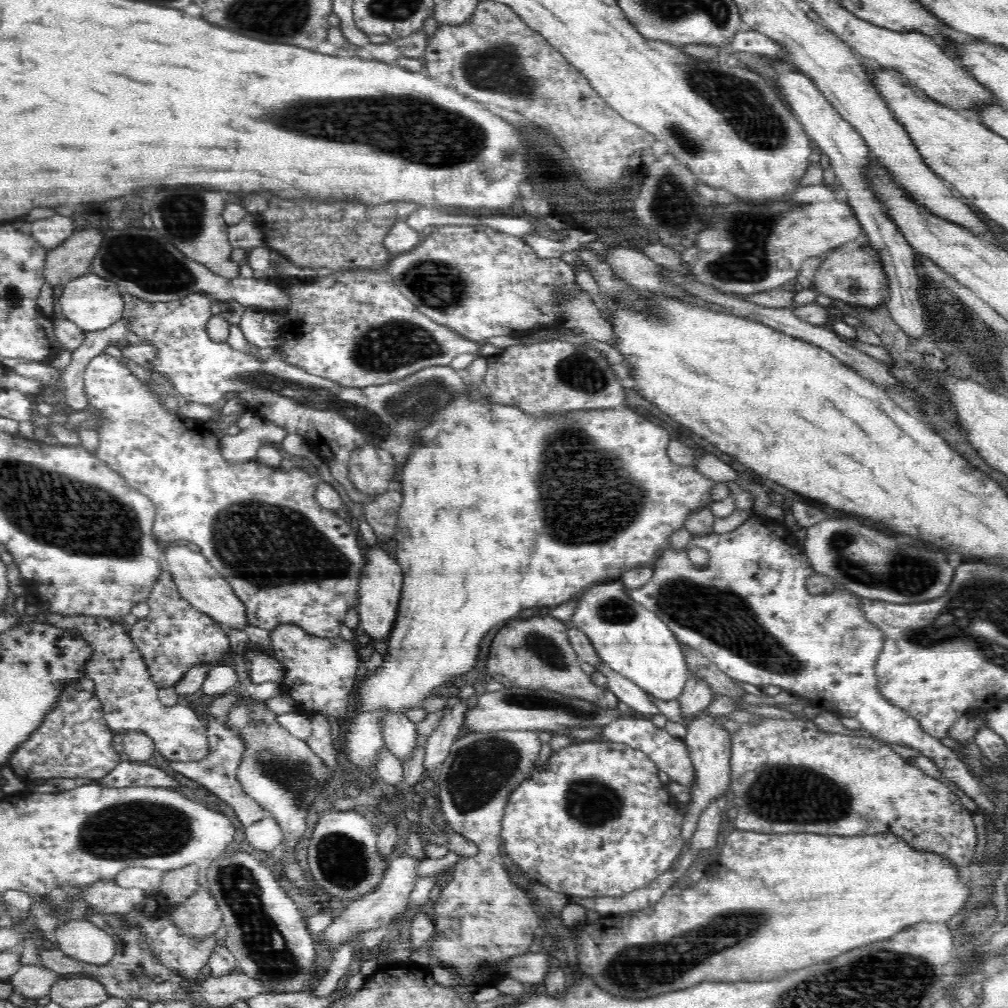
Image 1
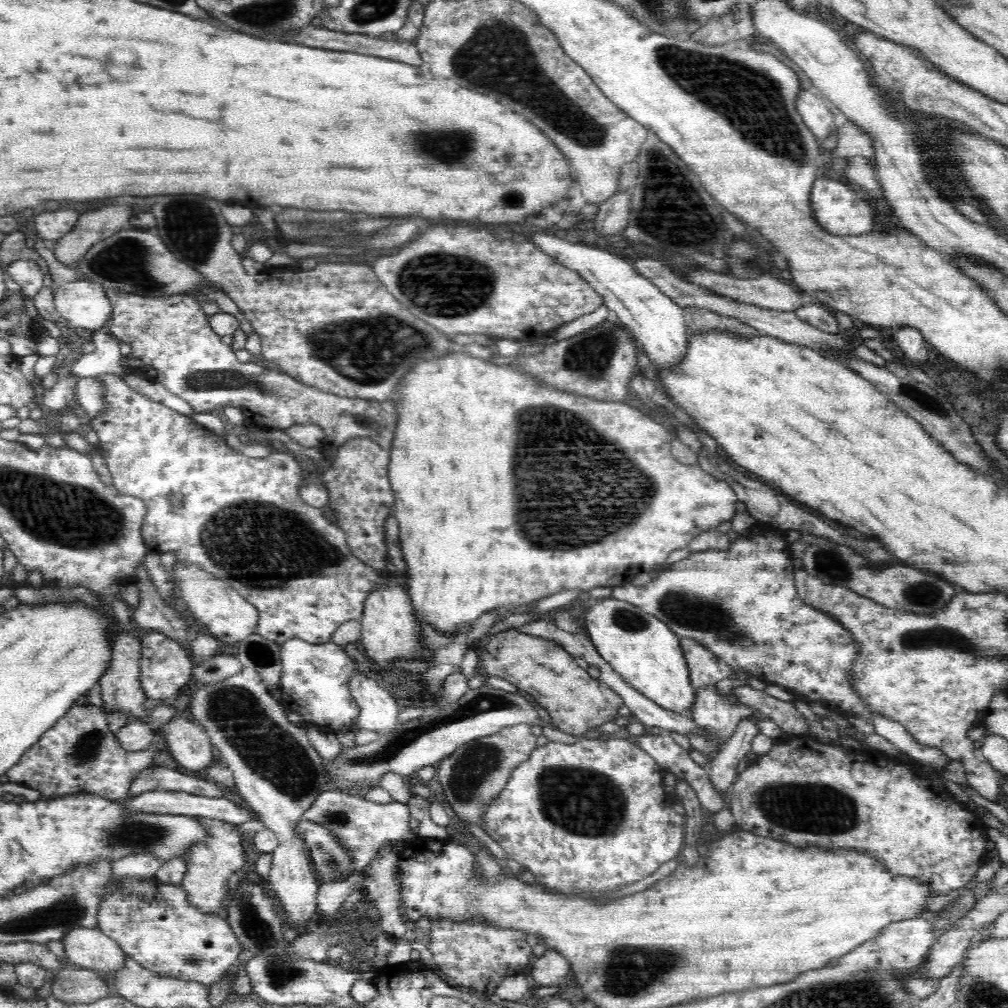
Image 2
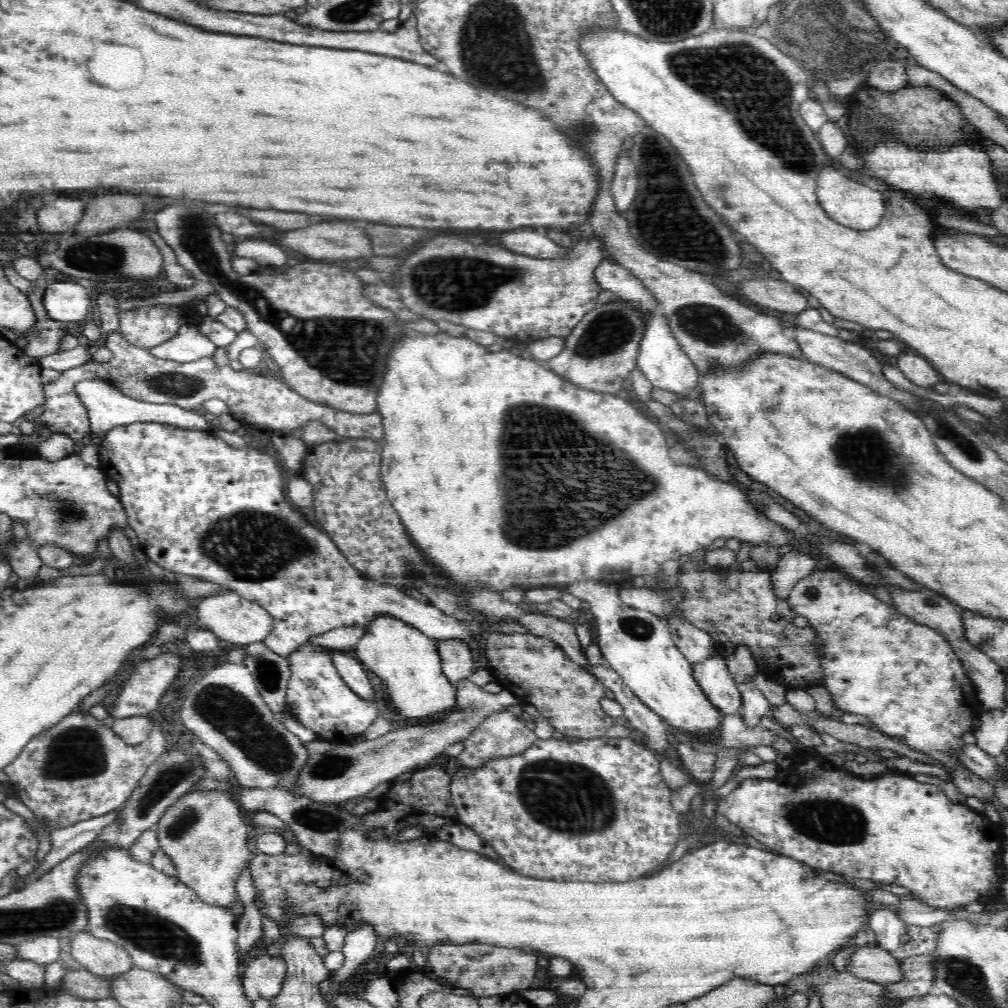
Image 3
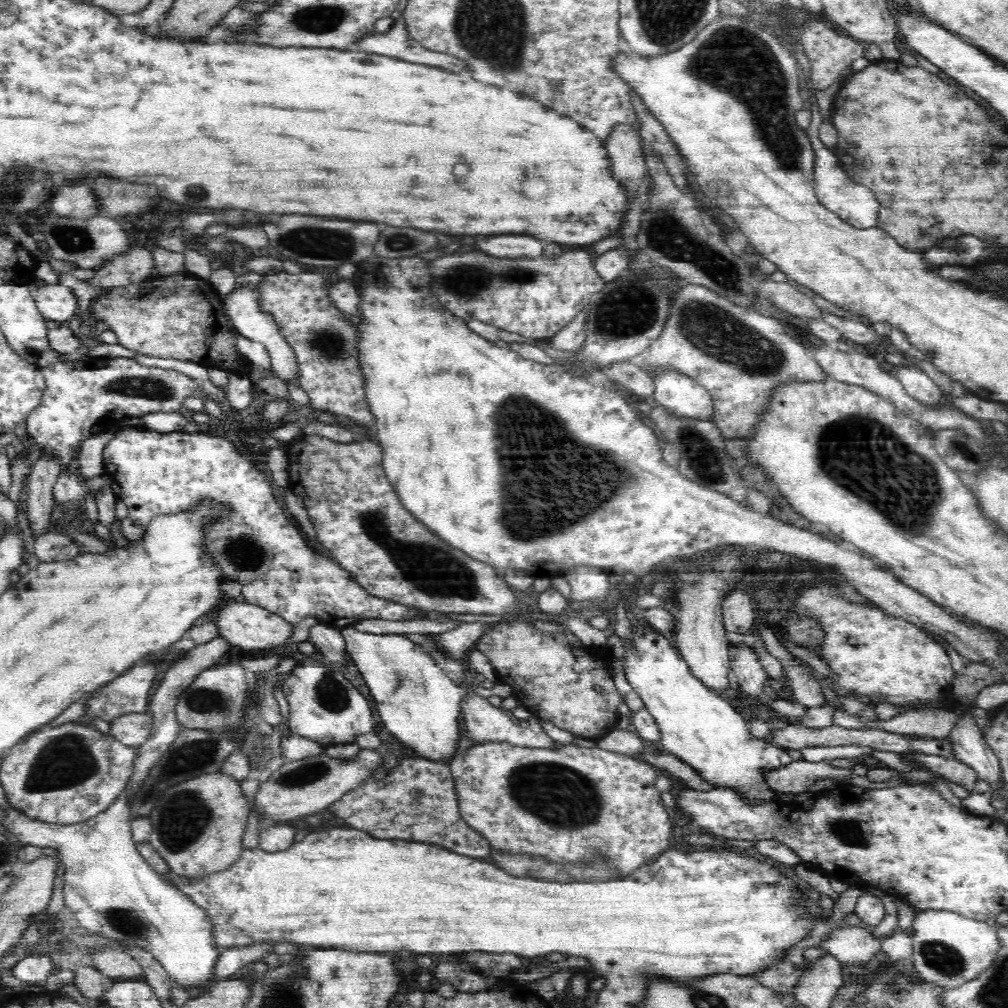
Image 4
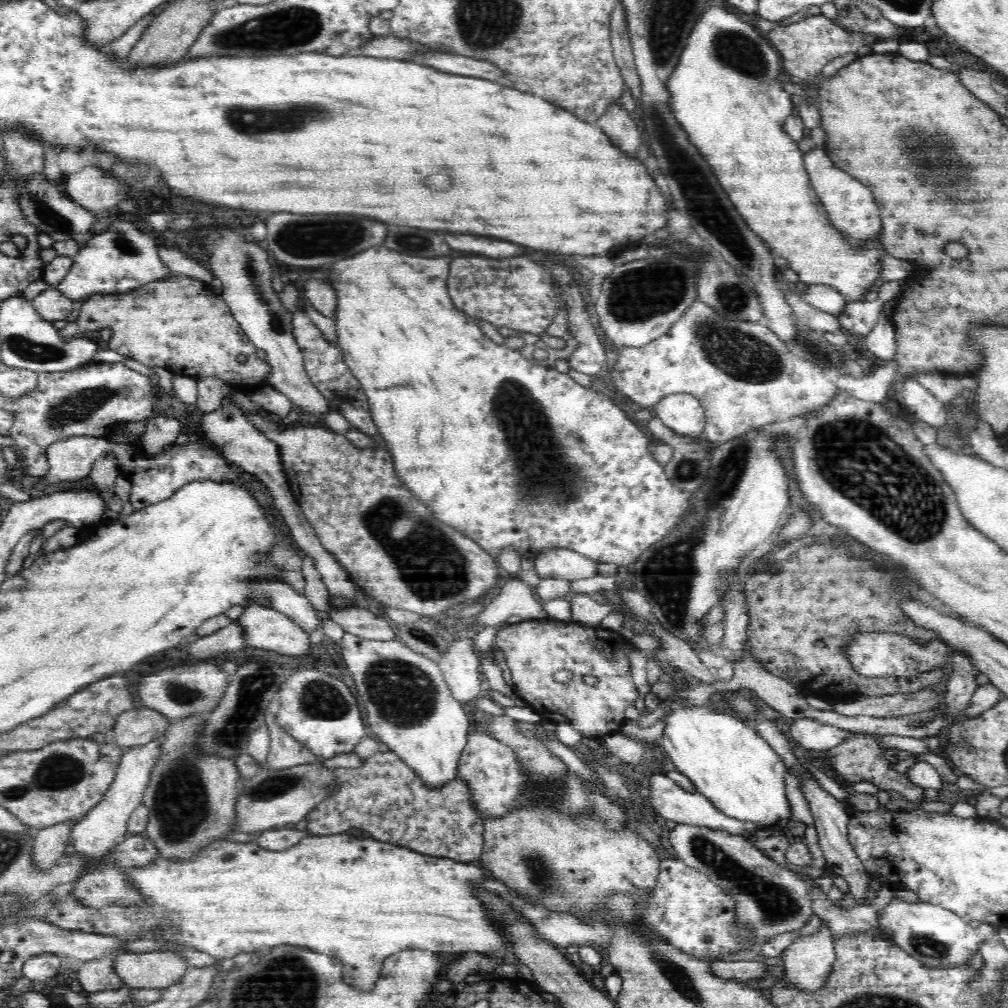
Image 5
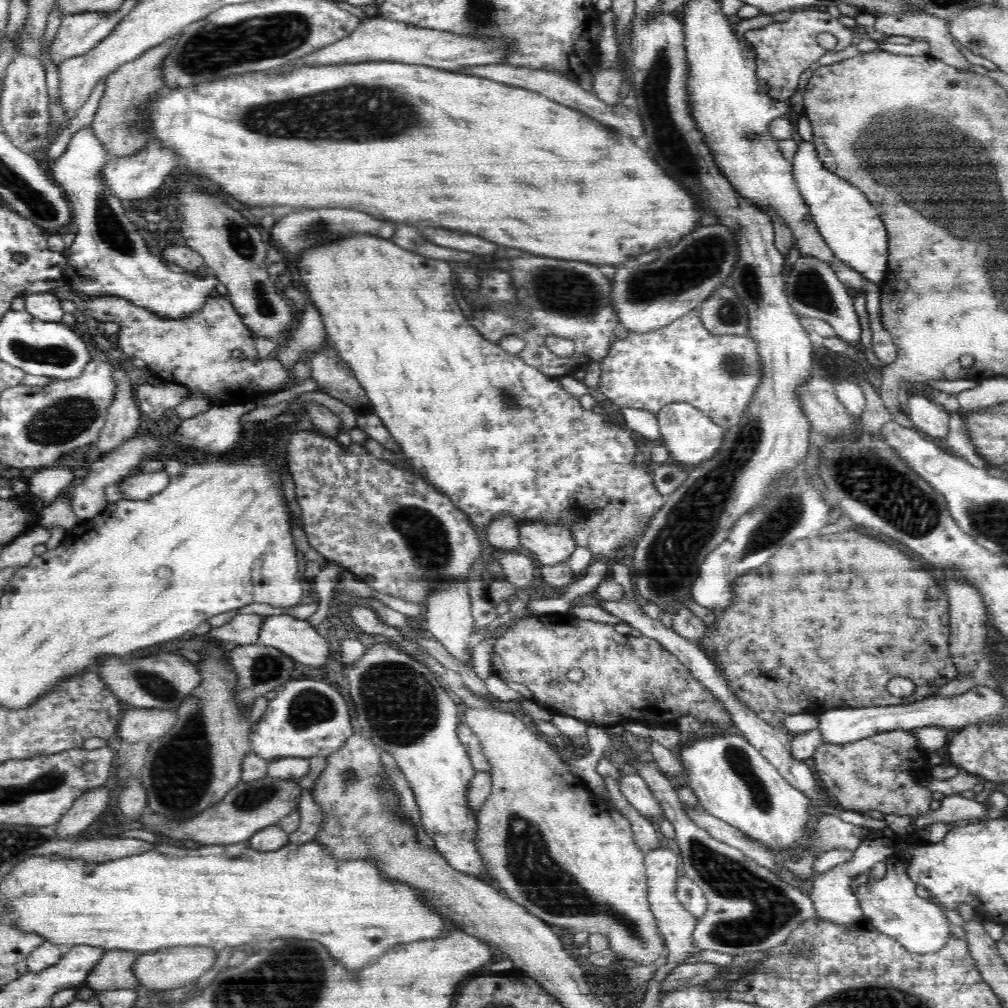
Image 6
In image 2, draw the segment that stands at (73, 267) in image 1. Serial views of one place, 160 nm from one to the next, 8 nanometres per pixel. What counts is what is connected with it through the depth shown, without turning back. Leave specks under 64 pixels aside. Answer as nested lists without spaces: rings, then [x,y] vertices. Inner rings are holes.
[[[115,204],[84,214],[66,236],[51,244],[56,260],[73,268],[92,246],[128,226],[132,214],[130,206]]]

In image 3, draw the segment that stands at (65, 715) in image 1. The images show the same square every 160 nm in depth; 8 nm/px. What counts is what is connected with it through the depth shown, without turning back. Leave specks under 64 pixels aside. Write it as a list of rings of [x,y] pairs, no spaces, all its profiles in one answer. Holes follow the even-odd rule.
[[[76,710],[30,739],[3,771],[8,775],[6,784],[13,790],[13,796],[26,804],[38,820],[46,821],[53,828],[64,828],[120,809],[136,790],[148,767],[167,750],[166,745],[162,728],[156,721],[144,742],[130,745],[111,729],[109,721],[100,721],[90,713]]]

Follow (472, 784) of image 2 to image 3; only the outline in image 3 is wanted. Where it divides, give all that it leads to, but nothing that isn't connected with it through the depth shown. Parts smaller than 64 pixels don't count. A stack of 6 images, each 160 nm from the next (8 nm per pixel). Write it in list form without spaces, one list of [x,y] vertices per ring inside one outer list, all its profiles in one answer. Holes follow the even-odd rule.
[[[494,711],[492,714],[486,715],[464,741],[464,749],[457,756],[457,766],[455,770],[460,765],[464,765],[464,767],[479,767],[486,759],[491,759],[492,757],[500,755],[522,754],[522,752],[528,750],[537,739],[537,734],[533,730],[528,729],[526,727],[526,722],[519,716],[508,711]]]

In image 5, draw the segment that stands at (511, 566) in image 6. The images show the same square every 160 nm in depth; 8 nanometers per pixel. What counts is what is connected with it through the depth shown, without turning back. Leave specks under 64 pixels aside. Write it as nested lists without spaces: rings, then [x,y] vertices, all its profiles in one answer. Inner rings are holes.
[[[510,578],[506,581],[495,599],[486,604],[474,617],[482,628],[486,628],[486,626],[494,627],[500,622],[505,622],[514,614],[526,620],[547,617],[542,602],[534,598],[532,586],[518,578]]]

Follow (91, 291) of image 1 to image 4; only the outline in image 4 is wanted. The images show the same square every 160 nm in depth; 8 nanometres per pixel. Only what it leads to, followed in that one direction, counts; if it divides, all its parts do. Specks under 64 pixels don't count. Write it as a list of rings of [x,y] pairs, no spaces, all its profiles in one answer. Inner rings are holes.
[[[60,284],[45,285],[33,289],[37,309],[48,320],[62,322],[76,314],[78,301],[74,291]]]

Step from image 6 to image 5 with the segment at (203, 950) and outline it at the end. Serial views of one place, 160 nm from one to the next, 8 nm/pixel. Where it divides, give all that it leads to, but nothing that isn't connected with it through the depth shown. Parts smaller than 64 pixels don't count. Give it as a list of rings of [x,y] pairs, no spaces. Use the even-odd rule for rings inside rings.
[[[170,951],[118,952],[114,957],[116,973],[130,989],[164,990],[177,985],[191,966]]]

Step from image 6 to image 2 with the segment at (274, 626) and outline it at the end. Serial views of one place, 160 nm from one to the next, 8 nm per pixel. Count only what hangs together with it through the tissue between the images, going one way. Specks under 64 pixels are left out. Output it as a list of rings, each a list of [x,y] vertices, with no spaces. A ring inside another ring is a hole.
[[[177,560],[172,568],[171,577],[193,616],[202,625],[207,626],[211,634],[221,642],[237,643],[257,632],[257,624],[260,620],[257,607],[250,604],[238,591],[230,588],[226,582],[203,572],[193,564],[181,566],[177,564]]]

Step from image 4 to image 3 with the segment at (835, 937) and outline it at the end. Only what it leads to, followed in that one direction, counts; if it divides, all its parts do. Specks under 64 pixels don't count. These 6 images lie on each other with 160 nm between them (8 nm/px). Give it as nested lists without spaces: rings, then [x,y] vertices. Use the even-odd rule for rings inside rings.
[[[878,946],[860,947],[851,956],[847,968],[858,978],[884,986],[899,984],[902,980],[899,960]]]

